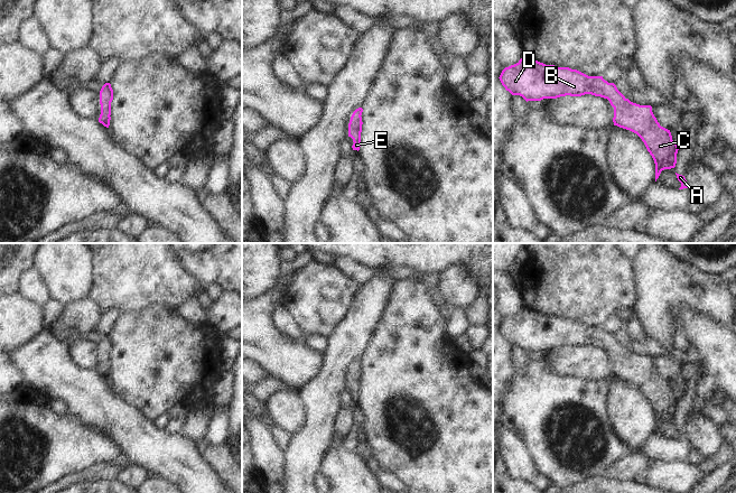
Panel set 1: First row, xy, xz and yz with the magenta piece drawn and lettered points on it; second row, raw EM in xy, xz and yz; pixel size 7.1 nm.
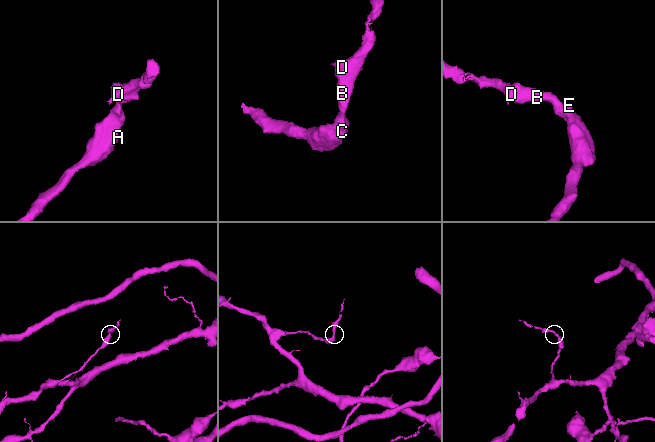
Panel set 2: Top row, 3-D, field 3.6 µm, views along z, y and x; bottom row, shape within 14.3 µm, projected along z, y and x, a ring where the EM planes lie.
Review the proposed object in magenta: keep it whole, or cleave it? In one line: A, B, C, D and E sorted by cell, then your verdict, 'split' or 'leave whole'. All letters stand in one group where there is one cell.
groups A B C D E; leave whole

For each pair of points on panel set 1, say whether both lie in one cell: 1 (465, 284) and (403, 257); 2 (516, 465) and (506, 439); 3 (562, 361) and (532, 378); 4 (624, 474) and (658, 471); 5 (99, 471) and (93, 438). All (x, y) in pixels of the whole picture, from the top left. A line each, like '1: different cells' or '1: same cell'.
1: different cells
2: same cell
3: different cells
4: different cells
5: different cells

